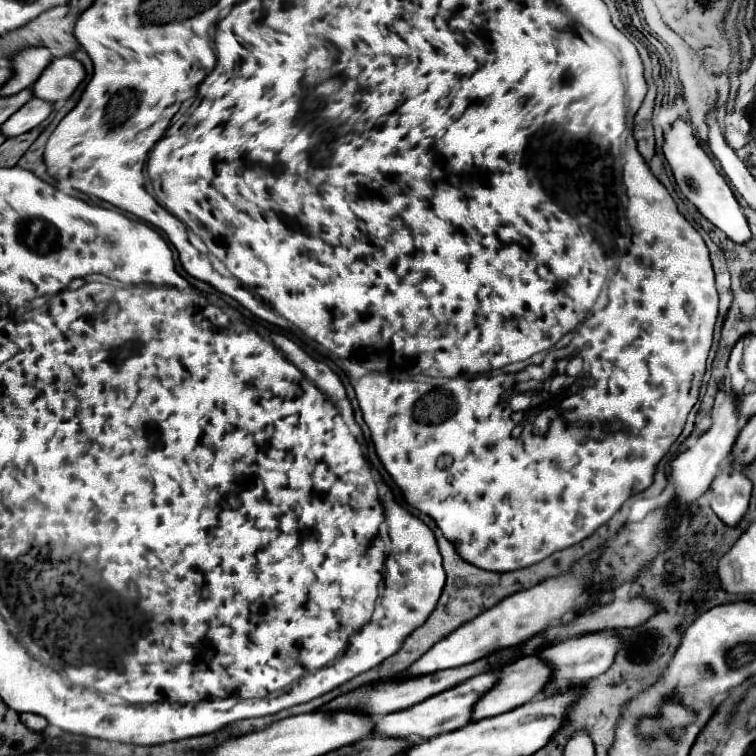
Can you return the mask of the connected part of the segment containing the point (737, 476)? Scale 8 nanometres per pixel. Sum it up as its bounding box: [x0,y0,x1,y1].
[711,463,751,527]

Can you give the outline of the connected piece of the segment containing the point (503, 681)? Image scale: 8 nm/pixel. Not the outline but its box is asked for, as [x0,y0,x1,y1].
[473,655,553,721]

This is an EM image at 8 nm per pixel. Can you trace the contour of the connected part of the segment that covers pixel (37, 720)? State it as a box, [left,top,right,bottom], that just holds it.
[21,713,47,733]

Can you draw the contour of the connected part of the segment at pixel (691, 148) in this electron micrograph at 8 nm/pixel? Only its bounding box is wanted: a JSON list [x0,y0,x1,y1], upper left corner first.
[663,121,751,245]

